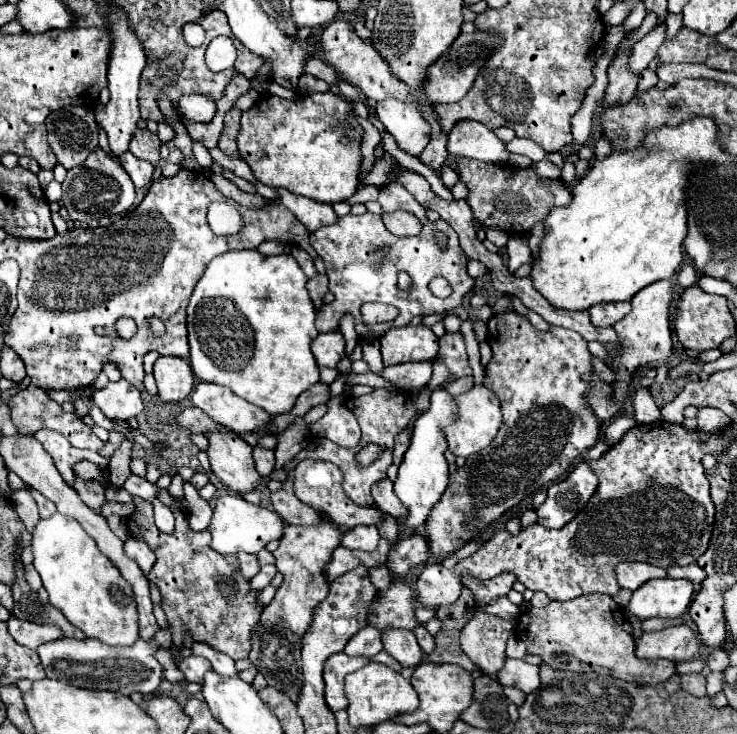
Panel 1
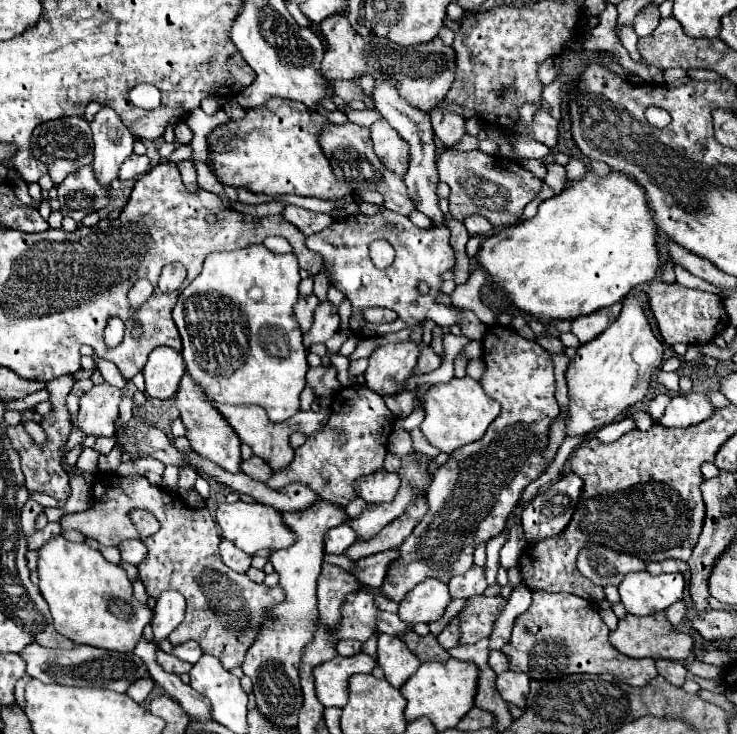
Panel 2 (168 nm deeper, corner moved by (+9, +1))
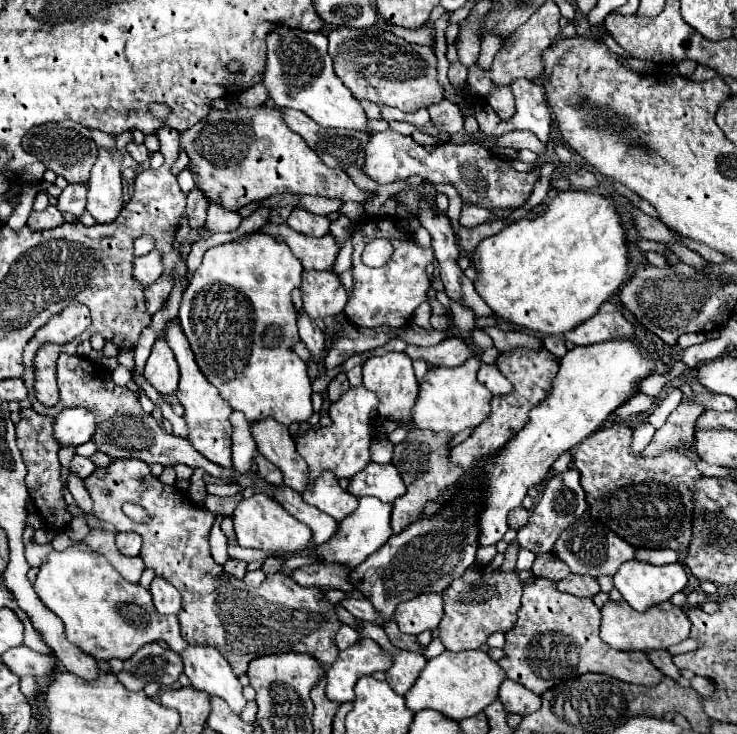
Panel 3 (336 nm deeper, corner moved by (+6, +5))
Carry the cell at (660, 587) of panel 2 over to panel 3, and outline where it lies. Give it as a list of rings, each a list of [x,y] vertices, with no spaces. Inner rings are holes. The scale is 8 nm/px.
[[[631,560],[625,562],[617,574],[613,576],[613,584],[615,588],[623,594],[625,602],[637,610],[637,612],[645,612],[649,606],[657,606],[661,602],[667,602],[675,592],[681,592],[687,586],[687,572],[683,564],[665,564],[665,566],[653,566],[647,562],[639,562],[639,560]]]

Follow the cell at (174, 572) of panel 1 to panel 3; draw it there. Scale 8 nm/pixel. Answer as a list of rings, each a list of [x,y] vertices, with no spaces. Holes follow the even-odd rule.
[[[117,458],[113,460],[107,468],[97,468],[91,476],[85,478],[85,486],[91,494],[93,500],[93,514],[105,522],[111,522],[117,532],[137,532],[143,538],[143,562],[145,568],[151,568],[155,576],[165,578],[171,582],[183,596],[183,610],[179,612],[179,624],[181,624],[181,634],[189,644],[199,644],[199,646],[213,646],[217,648],[223,658],[231,664],[233,672],[237,676],[247,672],[247,666],[253,658],[265,656],[271,652],[309,652],[313,654],[321,664],[329,666],[337,654],[335,654],[335,642],[333,634],[337,634],[339,626],[343,622],[337,616],[337,606],[329,602],[325,596],[325,590],[321,588],[303,588],[297,582],[293,582],[291,576],[283,574],[269,574],[265,582],[257,588],[247,586],[243,580],[233,578],[231,574],[225,574],[223,566],[217,564],[209,552],[209,532],[215,522],[215,516],[205,510],[197,508],[187,500],[187,494],[181,492],[177,486],[167,486],[159,482],[159,478],[151,476],[149,466],[141,460],[127,460],[127,458]],[[121,502],[137,502],[141,504],[149,516],[149,524],[133,524],[121,510]]]

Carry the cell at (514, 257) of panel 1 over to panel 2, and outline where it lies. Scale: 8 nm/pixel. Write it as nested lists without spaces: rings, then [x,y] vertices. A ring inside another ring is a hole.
[[[476,268],[476,272],[472,272],[472,276],[468,278],[468,282],[464,286],[456,286],[456,290],[450,294],[452,304],[458,308],[468,308],[472,310],[486,326],[492,326],[496,320],[496,314],[482,304],[480,300],[480,288],[488,284],[488,276],[484,274],[482,268]]]

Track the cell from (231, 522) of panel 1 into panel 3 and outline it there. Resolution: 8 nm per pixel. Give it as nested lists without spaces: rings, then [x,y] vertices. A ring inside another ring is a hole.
[[[253,494],[249,498],[243,498],[235,512],[233,512],[233,522],[235,522],[235,536],[239,546],[243,548],[261,548],[261,550],[301,550],[309,544],[311,540],[311,530],[293,518],[277,500],[265,496],[265,494]]]

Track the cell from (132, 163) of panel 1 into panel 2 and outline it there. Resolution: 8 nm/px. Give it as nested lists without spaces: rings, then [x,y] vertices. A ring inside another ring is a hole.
[[[132,154],[130,158],[126,158],[126,162],[120,168],[120,180],[122,182],[134,180],[134,178],[146,174],[148,168],[150,168],[150,160],[147,155]]]

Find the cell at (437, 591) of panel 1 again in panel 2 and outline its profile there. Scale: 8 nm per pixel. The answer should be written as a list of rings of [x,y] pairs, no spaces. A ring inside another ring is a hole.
[[[428,578],[406,594],[406,598],[398,606],[398,616],[410,626],[420,622],[430,624],[444,616],[450,600],[452,598],[448,594],[448,586],[434,578]]]

